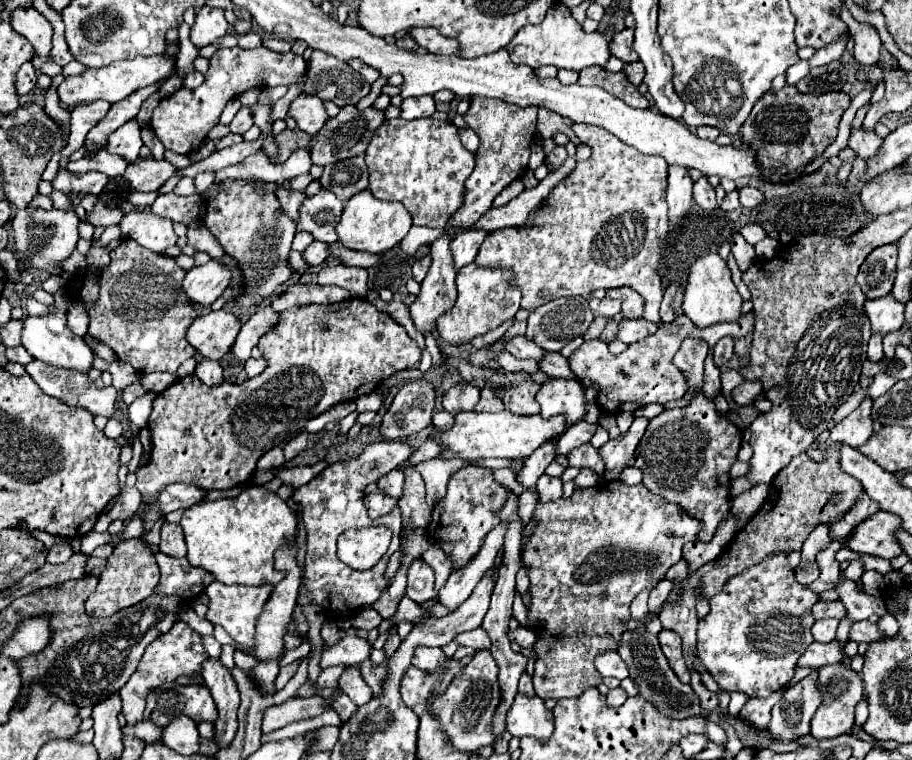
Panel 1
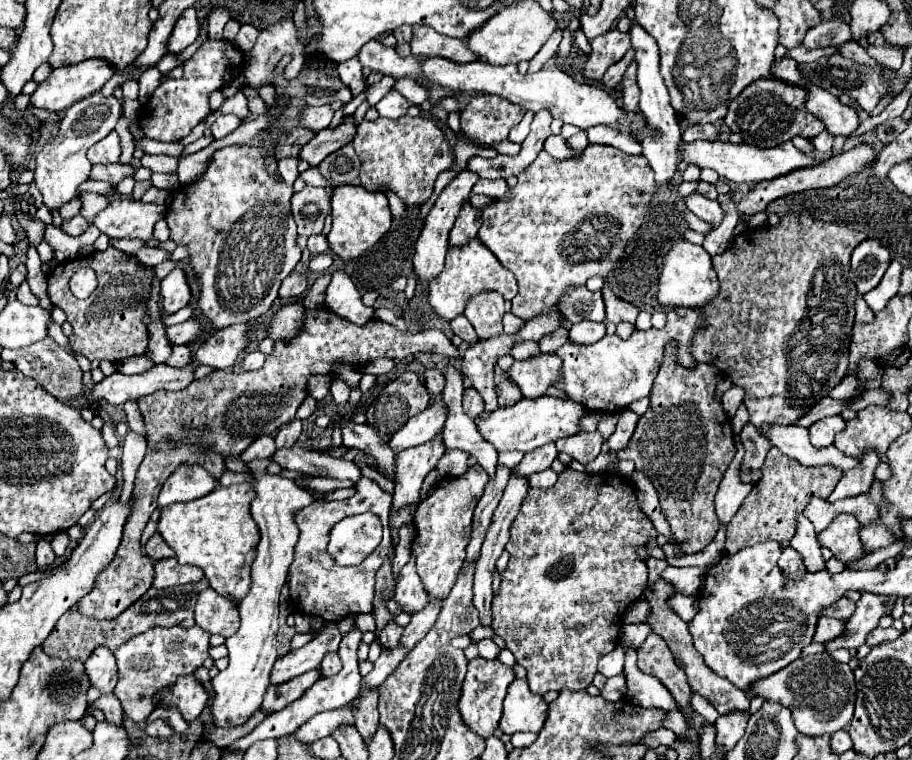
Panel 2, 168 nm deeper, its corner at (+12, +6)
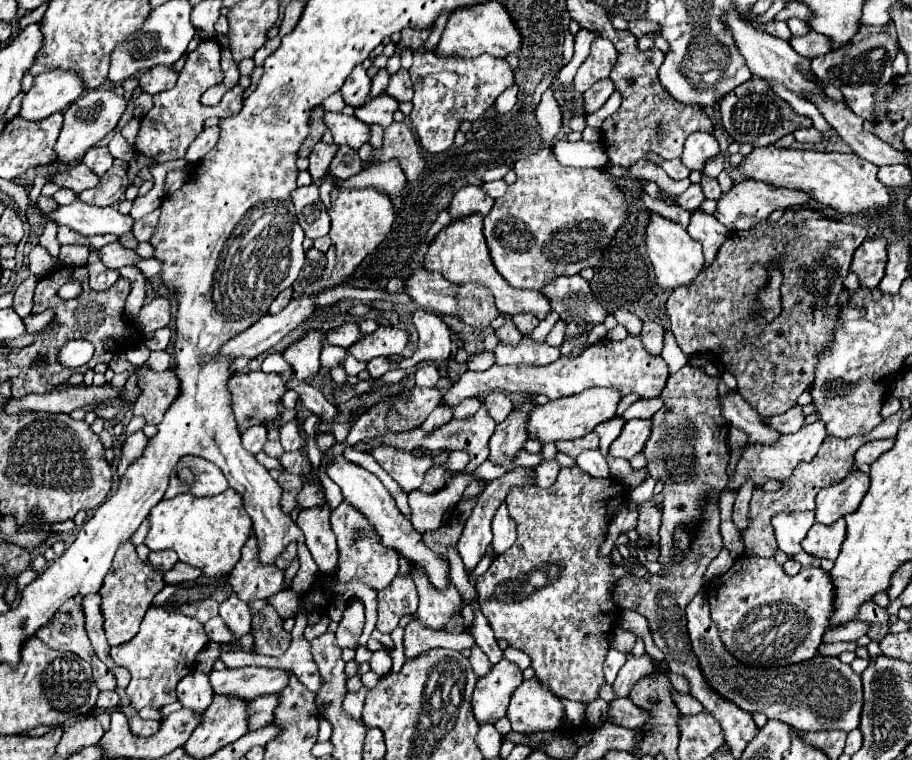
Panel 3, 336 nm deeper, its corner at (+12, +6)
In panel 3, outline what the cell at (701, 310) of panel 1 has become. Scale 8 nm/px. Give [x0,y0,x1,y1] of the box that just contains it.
[645,212,703,290]

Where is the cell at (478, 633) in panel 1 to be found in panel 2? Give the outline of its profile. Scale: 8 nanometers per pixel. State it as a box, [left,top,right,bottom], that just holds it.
[477,640,501,660]

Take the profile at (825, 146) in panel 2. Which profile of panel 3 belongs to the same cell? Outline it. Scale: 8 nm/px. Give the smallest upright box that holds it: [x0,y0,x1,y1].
[793,128,823,144]

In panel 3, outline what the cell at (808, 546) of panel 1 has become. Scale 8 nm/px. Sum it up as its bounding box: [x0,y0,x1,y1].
[815,470,869,524]

